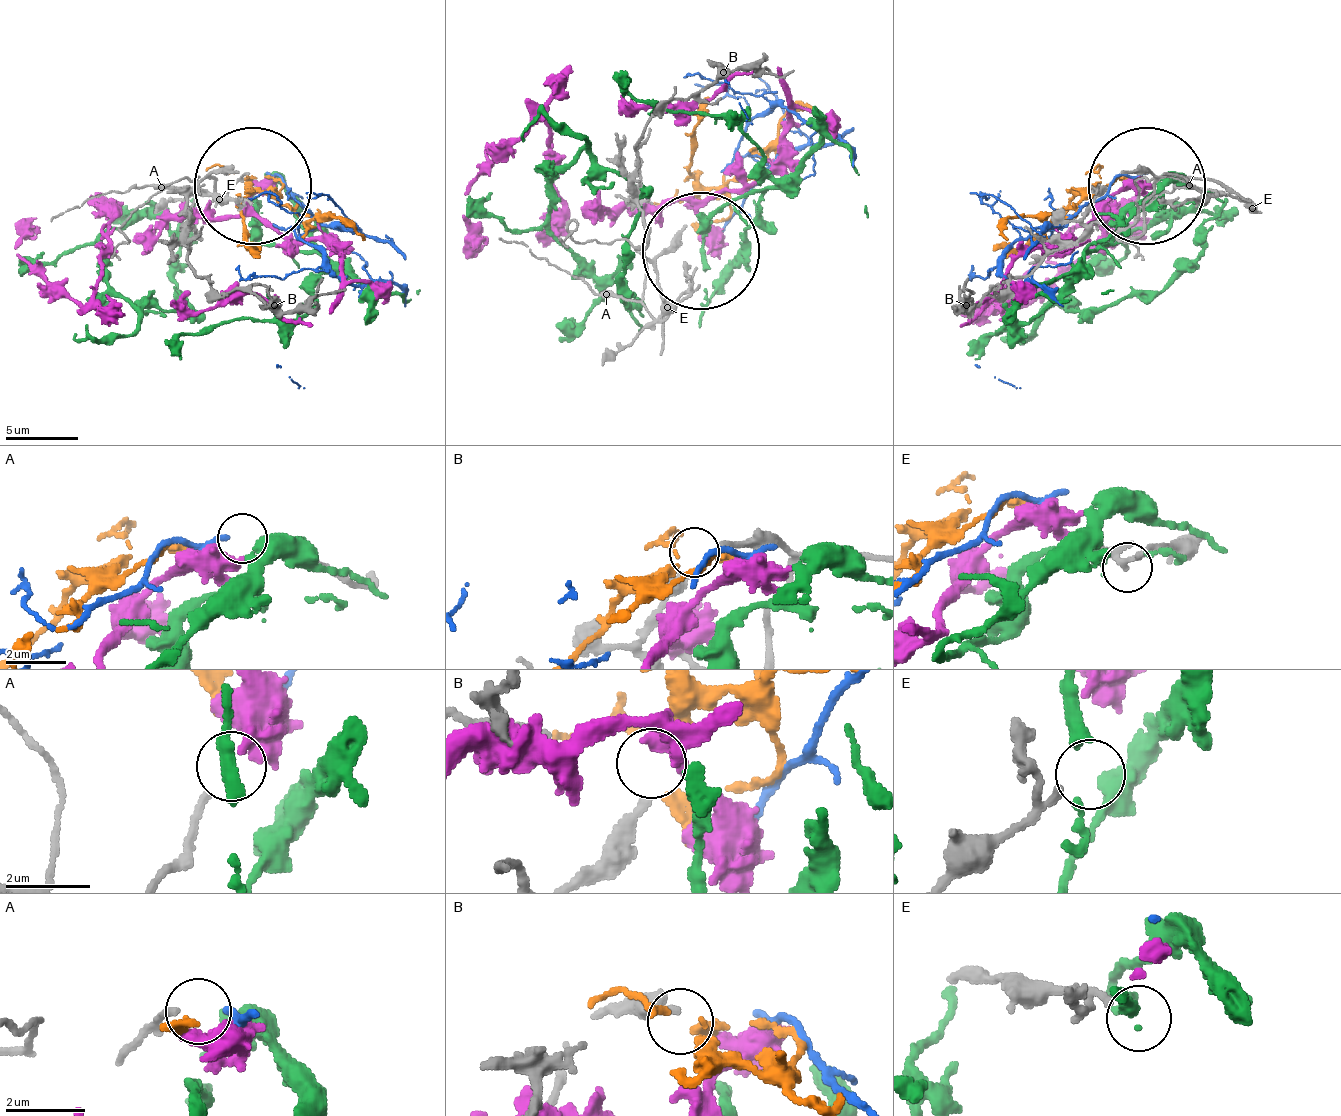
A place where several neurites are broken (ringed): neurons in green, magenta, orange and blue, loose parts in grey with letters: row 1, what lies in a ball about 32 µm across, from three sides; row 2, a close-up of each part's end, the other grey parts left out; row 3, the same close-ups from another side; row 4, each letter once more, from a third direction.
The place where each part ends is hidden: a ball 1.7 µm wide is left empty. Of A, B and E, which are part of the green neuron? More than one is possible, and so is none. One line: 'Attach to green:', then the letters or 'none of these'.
Attach to green: none of these

